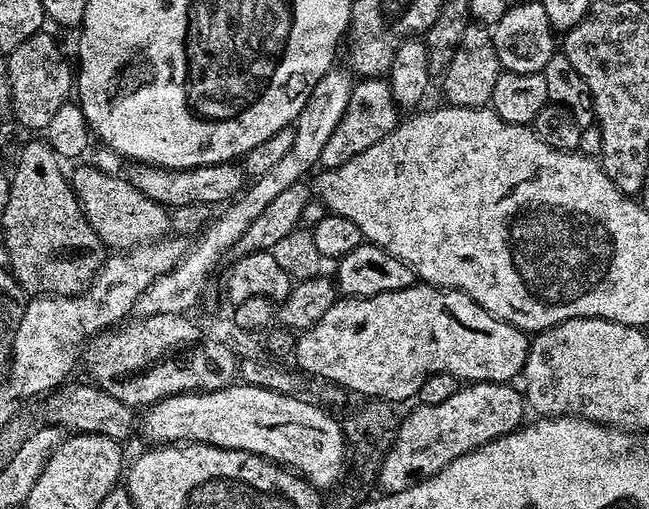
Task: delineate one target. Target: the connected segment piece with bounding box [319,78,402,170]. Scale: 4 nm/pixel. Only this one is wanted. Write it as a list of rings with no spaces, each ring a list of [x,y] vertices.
[[[360,78],[353,83],[350,102],[346,114],[342,114],[342,122],[330,139],[320,155],[319,167],[324,170],[331,170],[350,162],[354,154],[362,154],[362,150],[370,150],[374,142],[382,142],[390,130],[394,130],[401,119],[401,109],[397,108],[394,102],[394,94],[390,90],[387,79],[384,78]]]

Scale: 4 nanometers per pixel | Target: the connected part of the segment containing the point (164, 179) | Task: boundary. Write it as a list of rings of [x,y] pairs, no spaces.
[[[132,162],[127,166],[129,167],[126,172],[127,180],[142,194],[146,194],[148,198],[169,210],[178,206],[187,206],[189,202],[220,206],[239,196],[246,187],[243,167],[236,162],[203,164],[197,168],[157,168],[154,164],[139,162]]]

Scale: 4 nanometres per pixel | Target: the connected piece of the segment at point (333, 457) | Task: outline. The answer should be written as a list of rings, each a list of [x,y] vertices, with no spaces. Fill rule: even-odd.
[[[233,382],[213,392],[183,392],[147,405],[144,417],[139,417],[138,432],[152,446],[195,442],[252,452],[303,476],[317,490],[335,489],[346,475],[346,441],[341,421],[300,398],[243,382]]]

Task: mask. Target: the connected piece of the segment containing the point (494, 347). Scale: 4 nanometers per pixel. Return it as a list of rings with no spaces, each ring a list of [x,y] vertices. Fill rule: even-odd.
[[[420,282],[413,287],[403,288],[397,292],[383,292],[377,296],[337,299],[336,303],[330,306],[330,310],[326,310],[326,314],[322,314],[322,318],[313,328],[307,328],[306,331],[299,333],[294,361],[296,360],[297,366],[302,371],[309,372],[312,376],[321,376],[322,379],[329,380],[332,384],[341,384],[342,387],[349,388],[352,392],[361,392],[361,397],[397,402],[396,400],[408,400],[411,396],[413,399],[419,393],[422,382],[426,382],[426,378],[430,378],[439,372],[455,376],[461,382],[503,384],[515,381],[515,376],[517,379],[523,373],[524,363],[528,357],[529,343],[529,337],[521,332],[519,328],[515,328],[513,324],[507,324],[504,320],[497,320],[485,308],[478,306],[478,302],[474,302],[465,292],[457,292],[454,288],[437,288]]]

